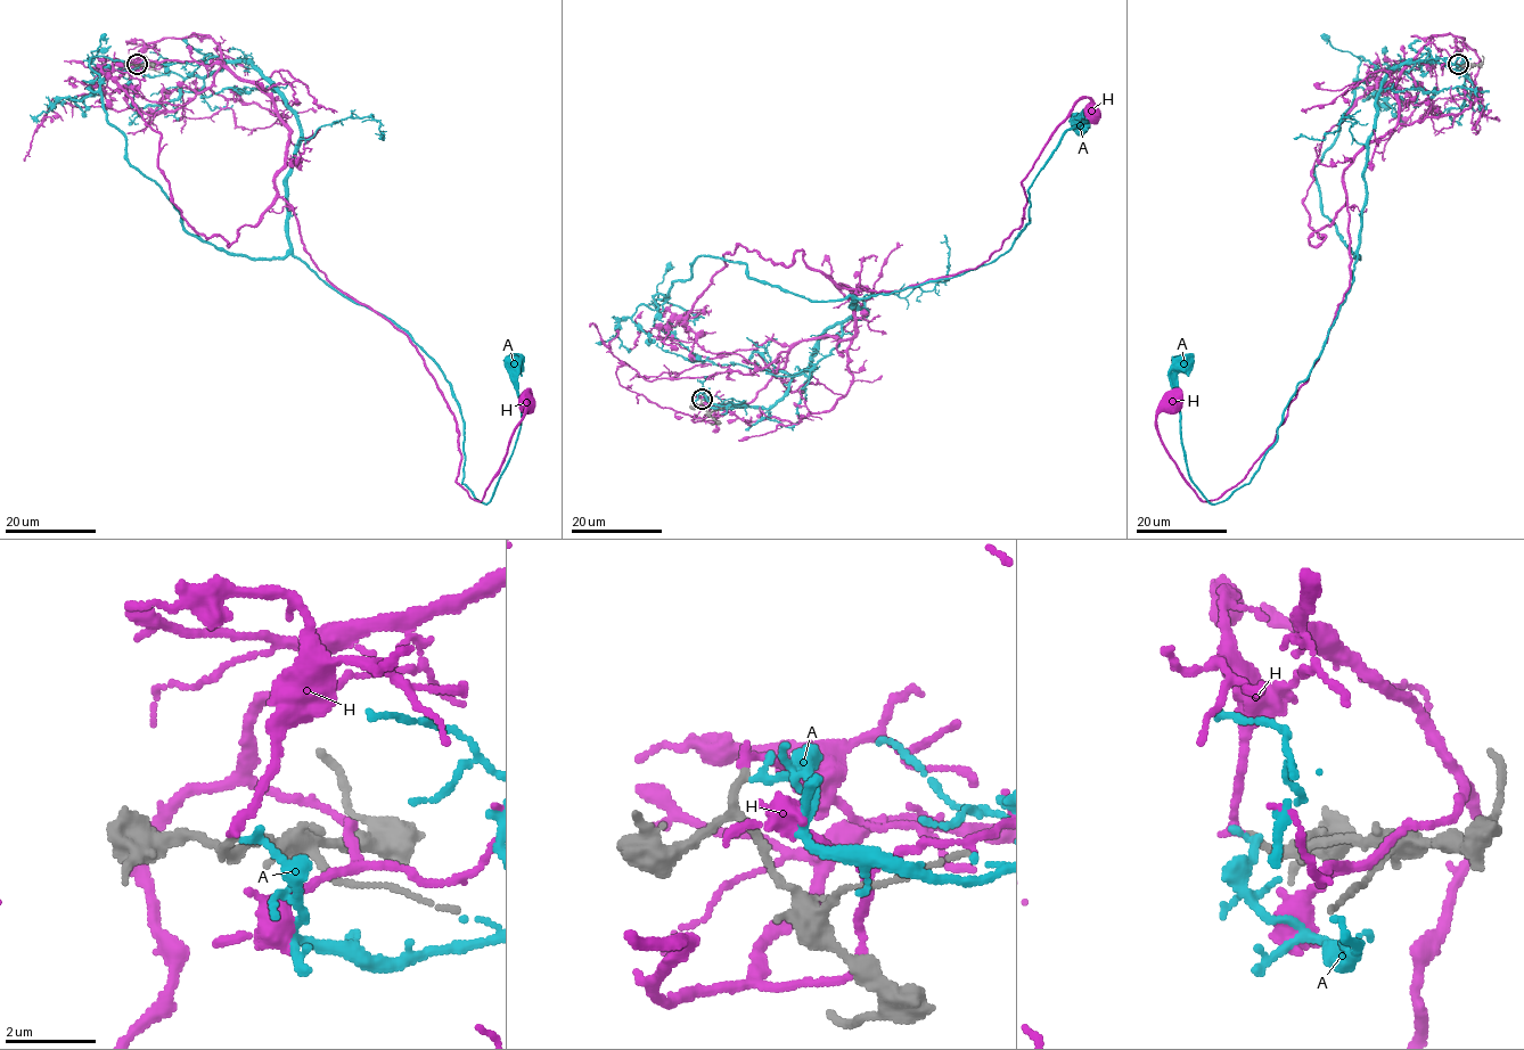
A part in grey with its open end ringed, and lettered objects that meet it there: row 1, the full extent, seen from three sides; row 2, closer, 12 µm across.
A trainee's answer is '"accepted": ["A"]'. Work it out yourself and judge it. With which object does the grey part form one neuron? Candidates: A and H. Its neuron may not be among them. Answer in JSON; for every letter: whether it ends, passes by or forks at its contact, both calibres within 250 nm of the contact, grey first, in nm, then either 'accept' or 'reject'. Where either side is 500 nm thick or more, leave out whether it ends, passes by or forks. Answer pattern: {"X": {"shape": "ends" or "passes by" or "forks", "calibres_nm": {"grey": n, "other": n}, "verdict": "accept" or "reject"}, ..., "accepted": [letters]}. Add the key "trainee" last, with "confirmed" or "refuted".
{"A": {"shape": "ends", "calibres_nm": {"grey": 170, "other": 160}, "verdict": "reject"}, "H": {"shape": "passes by", "calibres_nm": {"grey": 130, "other": 150}, "verdict": "accept"}, "accepted": ["H"], "trainee": "refuted"}

